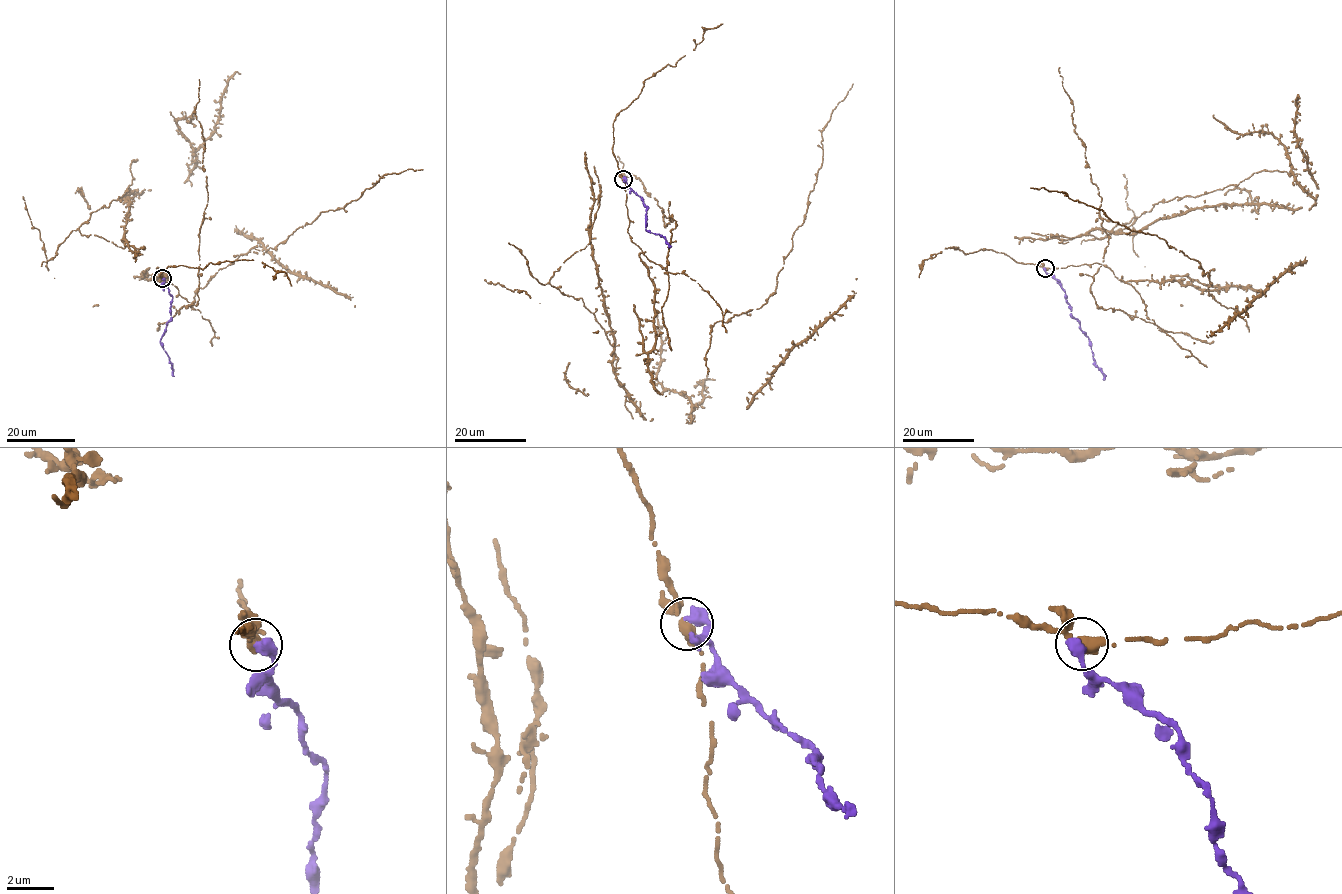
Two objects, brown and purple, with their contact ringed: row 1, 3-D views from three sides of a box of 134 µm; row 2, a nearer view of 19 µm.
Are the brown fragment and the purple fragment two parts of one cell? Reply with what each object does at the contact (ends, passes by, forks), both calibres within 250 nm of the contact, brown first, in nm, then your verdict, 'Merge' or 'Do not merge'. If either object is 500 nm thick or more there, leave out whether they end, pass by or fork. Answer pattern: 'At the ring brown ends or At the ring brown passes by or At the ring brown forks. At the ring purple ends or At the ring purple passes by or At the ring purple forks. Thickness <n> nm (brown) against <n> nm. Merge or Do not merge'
Thickness 340 nm (brown) against 500 nm. Do not merge

